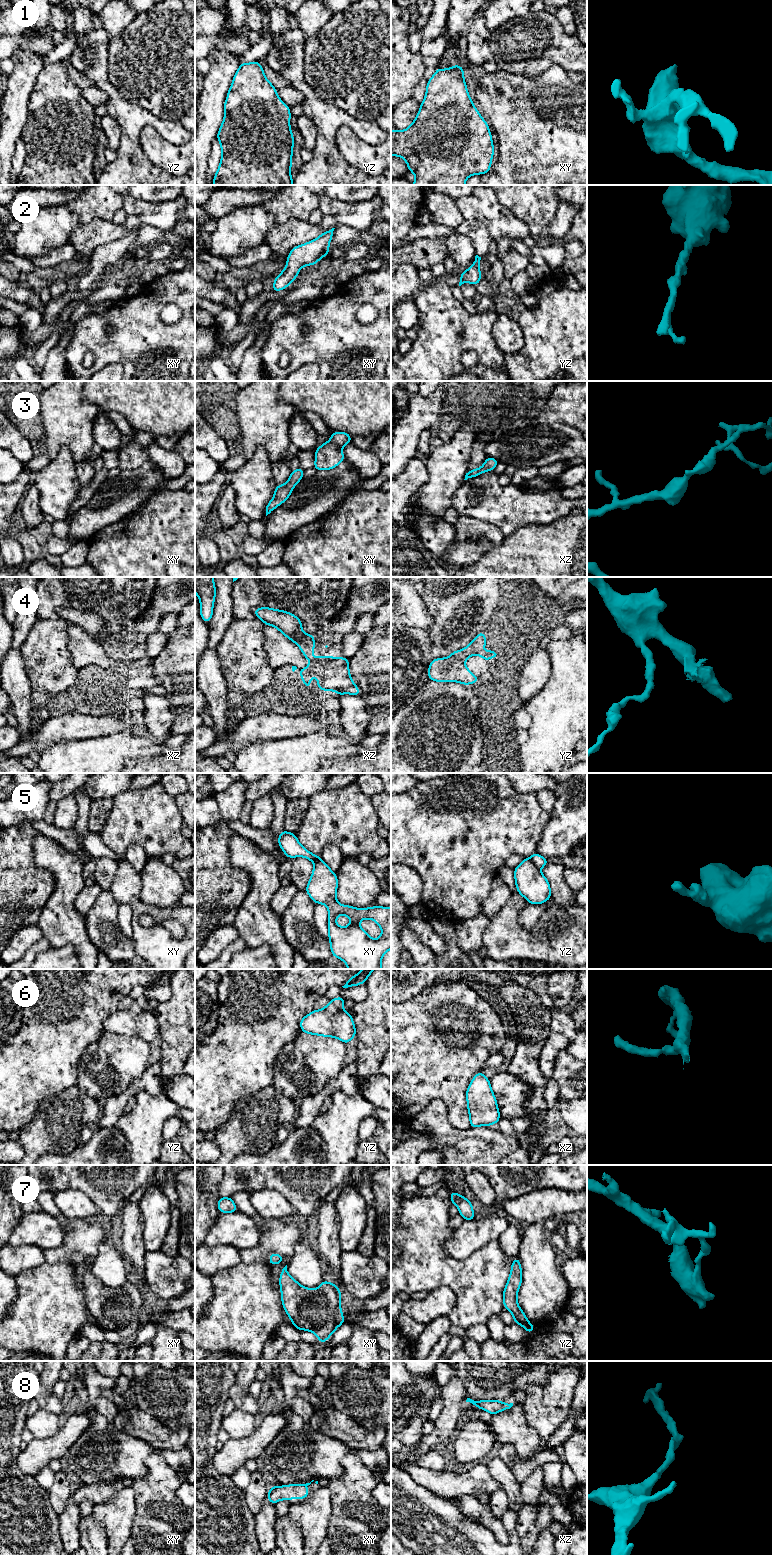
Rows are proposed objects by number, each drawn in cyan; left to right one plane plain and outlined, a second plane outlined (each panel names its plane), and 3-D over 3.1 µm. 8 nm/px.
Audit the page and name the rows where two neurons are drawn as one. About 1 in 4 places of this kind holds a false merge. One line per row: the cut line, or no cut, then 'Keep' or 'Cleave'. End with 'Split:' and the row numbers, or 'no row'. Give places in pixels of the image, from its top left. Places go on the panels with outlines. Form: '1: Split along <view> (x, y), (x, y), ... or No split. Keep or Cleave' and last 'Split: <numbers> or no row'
1: No split. Keep
2: No split. Keep
3: No split. Keep
4: Split along yz (451, 655), (463, 662). Cleave
5: Split along yz (529, 858), (538, 868). Cleave
6: No split. Keep
7: No split. Keep
8: No split. Keep
Split: 4, 5

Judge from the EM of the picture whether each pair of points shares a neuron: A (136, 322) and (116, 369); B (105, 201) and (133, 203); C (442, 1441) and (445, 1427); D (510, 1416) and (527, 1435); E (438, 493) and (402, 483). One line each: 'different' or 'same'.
A: different
B: different
C: same
D: same
E: different

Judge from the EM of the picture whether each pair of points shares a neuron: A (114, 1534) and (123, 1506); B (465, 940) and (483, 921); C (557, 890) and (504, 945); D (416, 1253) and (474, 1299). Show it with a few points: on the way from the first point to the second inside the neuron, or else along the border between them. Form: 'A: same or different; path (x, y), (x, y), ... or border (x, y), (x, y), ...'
A: same; path (117, 1527), (117, 1513)
B: same; path (470, 936), (478, 926)
C: different; border (554, 901), (563, 905), (576, 904)
D: same; path (430, 1267), (442, 1270), (460, 1288)

